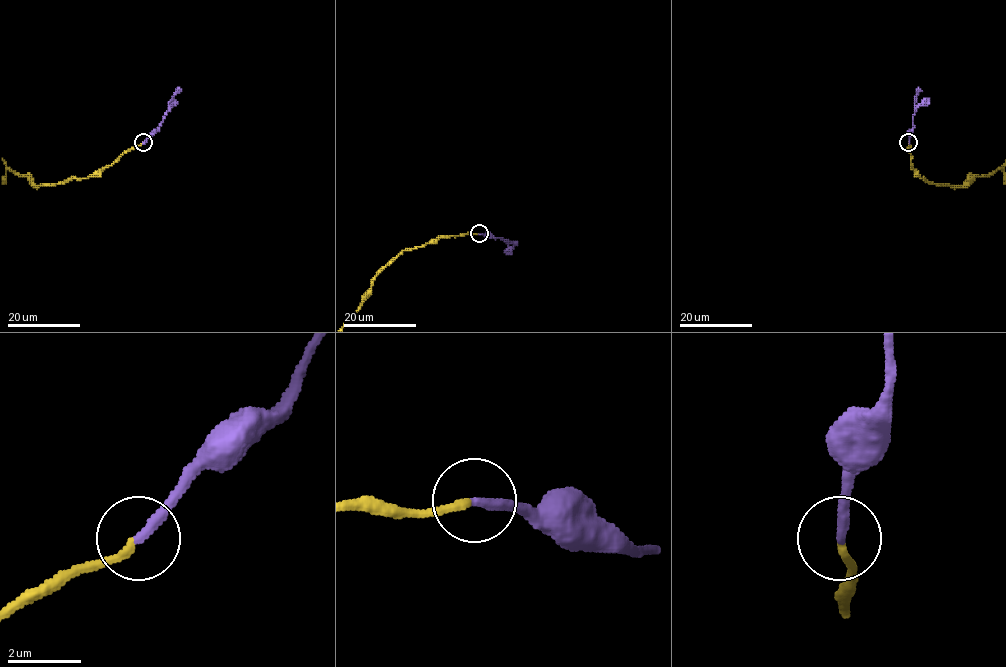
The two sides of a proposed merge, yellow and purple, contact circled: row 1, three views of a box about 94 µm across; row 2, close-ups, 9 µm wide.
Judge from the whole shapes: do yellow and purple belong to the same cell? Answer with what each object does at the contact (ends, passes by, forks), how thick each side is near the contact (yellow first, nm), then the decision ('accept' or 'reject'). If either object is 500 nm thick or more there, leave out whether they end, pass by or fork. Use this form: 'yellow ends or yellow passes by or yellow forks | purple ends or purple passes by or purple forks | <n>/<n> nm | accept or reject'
yellow ends | purple ends | 200/280 nm | accept

